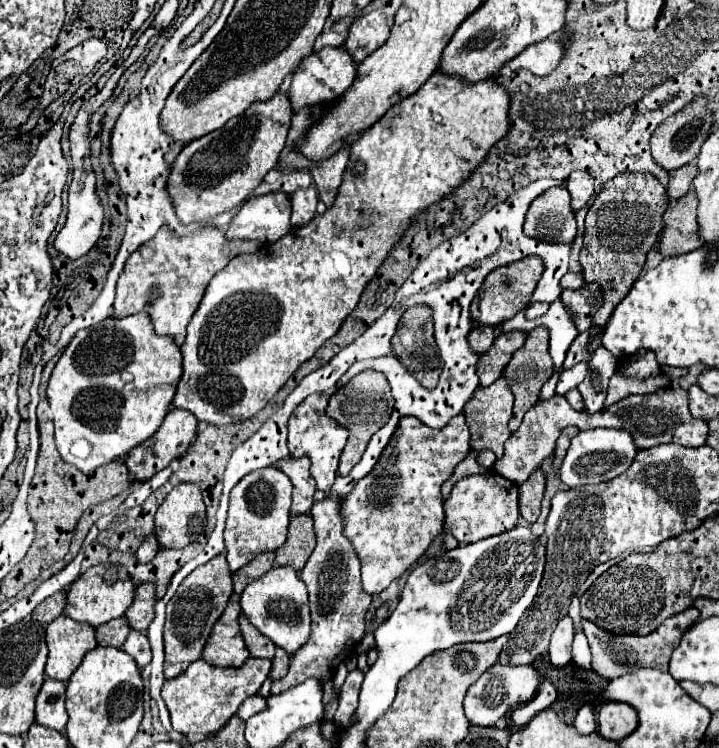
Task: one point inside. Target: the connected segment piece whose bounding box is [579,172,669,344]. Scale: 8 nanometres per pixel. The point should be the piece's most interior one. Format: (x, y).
(623, 224)

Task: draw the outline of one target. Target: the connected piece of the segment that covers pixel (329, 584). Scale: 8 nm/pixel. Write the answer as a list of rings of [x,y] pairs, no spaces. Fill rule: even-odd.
[[[329,498],[313,504],[311,516],[315,522],[315,536],[317,536],[317,546],[311,552],[305,568],[299,572],[301,580],[305,582],[309,590],[309,608],[311,608],[311,636],[293,654],[291,666],[287,676],[281,680],[275,680],[271,686],[271,694],[281,694],[309,678],[315,678],[323,684],[323,704],[329,706],[335,696],[335,668],[343,658],[353,654],[355,646],[359,640],[365,636],[365,614],[371,604],[371,596],[363,592],[361,588],[361,578],[359,578],[359,558],[349,544],[349,540],[343,536],[343,524],[339,516],[339,504],[341,498]]]

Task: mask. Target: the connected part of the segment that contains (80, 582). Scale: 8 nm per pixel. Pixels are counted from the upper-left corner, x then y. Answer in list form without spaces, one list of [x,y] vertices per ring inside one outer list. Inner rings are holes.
[[[109,564],[109,566],[93,566],[87,572],[83,572],[69,588],[67,592],[67,604],[65,604],[65,614],[77,622],[85,622],[93,628],[115,620],[125,614],[125,610],[131,606],[135,594],[135,586],[127,574],[127,570],[119,564]]]

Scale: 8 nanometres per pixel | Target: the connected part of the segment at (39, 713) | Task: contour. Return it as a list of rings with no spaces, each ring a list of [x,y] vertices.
[[[45,680],[35,704],[35,722],[53,730],[63,730],[67,724],[65,712],[65,682]]]

